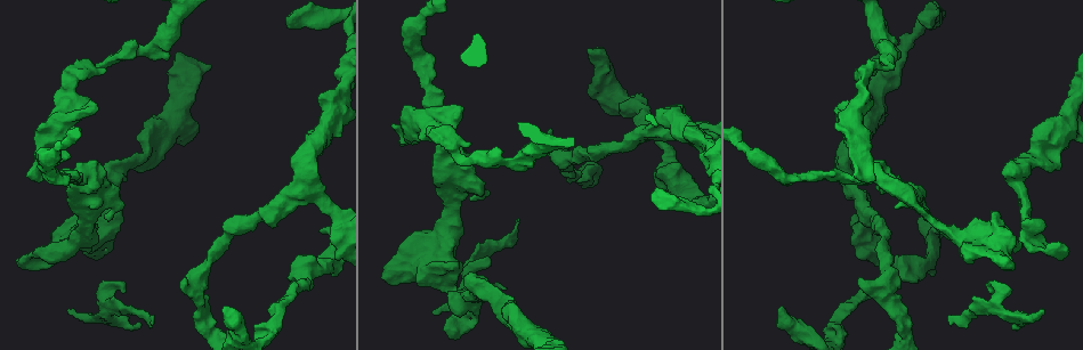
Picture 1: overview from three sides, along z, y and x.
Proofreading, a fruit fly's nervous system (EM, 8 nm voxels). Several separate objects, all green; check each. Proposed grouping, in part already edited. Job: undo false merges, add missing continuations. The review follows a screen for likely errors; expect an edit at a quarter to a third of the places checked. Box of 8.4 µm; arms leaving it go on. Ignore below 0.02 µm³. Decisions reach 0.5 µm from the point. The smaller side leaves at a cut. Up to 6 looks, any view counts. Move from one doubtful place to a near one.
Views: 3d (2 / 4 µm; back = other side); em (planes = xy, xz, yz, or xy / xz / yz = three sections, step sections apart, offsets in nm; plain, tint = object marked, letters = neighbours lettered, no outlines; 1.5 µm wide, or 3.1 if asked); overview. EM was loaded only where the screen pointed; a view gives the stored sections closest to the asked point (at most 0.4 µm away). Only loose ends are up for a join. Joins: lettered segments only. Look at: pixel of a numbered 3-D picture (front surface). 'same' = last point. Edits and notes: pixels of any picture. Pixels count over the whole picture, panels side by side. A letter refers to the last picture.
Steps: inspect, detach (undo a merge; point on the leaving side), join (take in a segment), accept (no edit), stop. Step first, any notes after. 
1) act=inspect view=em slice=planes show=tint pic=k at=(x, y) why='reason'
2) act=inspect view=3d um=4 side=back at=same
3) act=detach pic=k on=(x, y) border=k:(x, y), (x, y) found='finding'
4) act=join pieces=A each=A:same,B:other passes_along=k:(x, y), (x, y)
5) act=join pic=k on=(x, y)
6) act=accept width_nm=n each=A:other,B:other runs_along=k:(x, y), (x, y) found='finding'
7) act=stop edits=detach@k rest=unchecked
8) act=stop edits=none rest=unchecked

act=inspect view=3d um=4 pic=1 at=(450, 284) why='sharp bend'

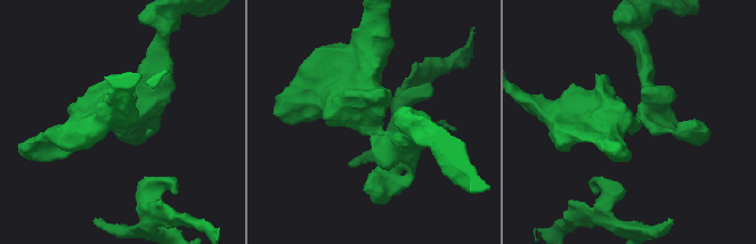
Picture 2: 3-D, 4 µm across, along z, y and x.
act=inspect view=em slice=xz step=4 show=plain pic=2 at=(372, 122)

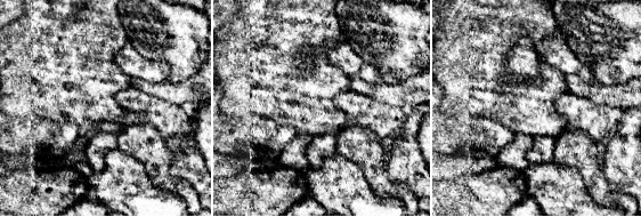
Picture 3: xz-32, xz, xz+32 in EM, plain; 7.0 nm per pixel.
act=inspect view=em slice=xz step=4 show=letters at=same why='what lies round it'

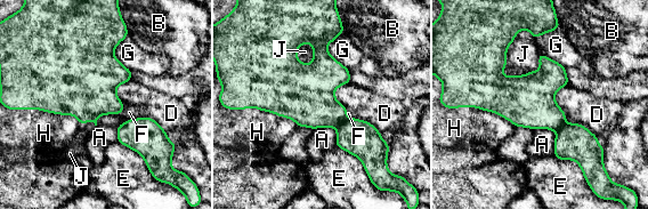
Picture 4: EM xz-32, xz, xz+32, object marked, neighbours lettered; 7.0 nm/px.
act=detach pic=4 on=(357, 137) each=A:other,B:other,D:other,E:other,F:other,G:other,H:other,J:other border=4:(347, 118), (335, 128) found='two neurons meet here'

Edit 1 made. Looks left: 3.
act=inspect view=3d um=4 pic=1 at=(836, 108) why='an open end'

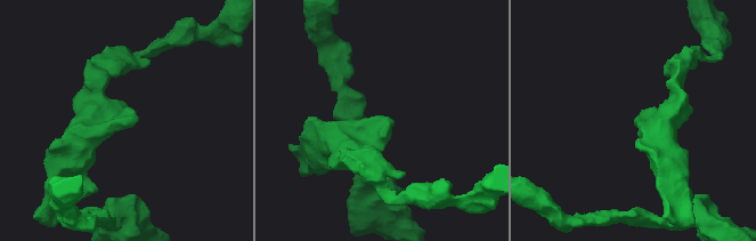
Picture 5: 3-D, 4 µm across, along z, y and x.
act=inspect view=em slice=yz step=4 show=tint pic=5 at=(637, 119)

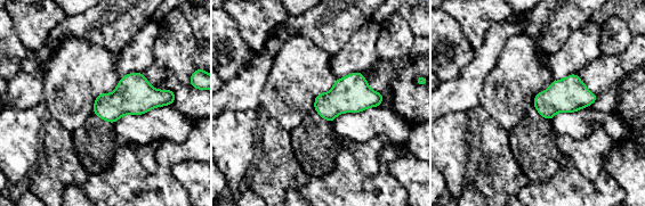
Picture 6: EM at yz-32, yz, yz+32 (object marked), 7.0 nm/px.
act=inspect view=em slice=planes show=letters at=same why='cut it another way'

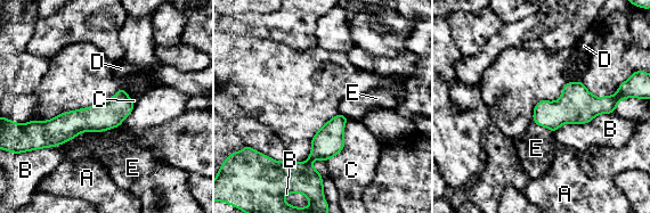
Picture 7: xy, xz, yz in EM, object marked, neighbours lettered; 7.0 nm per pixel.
act=accept longest_contact=B:460nm each=A:other,B:other,C:other,D:other,E:other found='none of them fits'

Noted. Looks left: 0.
act=stop edits=detach@4 rest=unchecked

